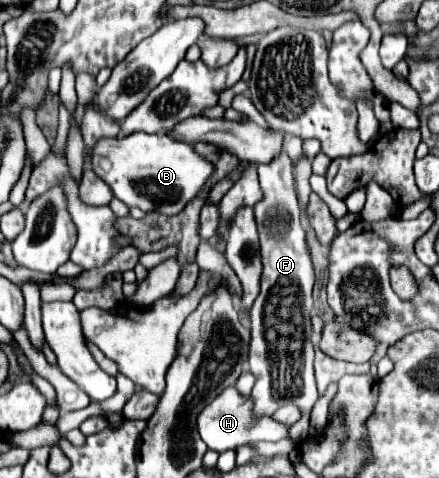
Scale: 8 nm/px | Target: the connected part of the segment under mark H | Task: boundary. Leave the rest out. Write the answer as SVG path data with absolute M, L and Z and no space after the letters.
M228 387L220 393L200 415L198 415L198 431L202 431L202 441L212 451L226 451L236 449L238 445L246 445L252 441L280 441L288 437L288 429L270 417L254 419L252 417L252 401L238 395L234 387Z

